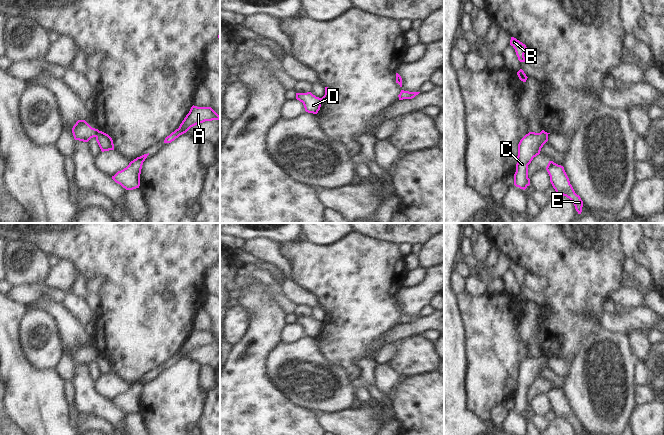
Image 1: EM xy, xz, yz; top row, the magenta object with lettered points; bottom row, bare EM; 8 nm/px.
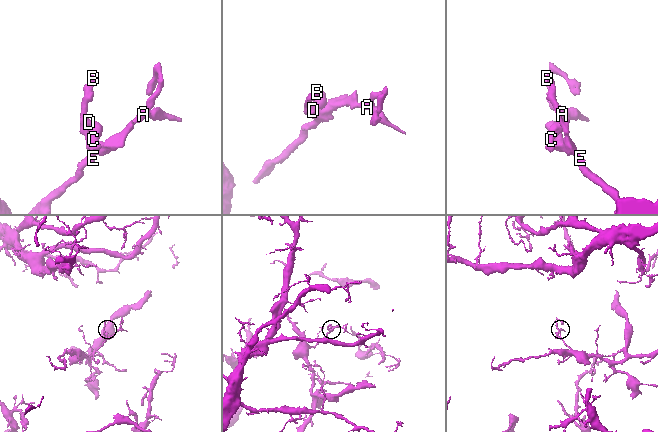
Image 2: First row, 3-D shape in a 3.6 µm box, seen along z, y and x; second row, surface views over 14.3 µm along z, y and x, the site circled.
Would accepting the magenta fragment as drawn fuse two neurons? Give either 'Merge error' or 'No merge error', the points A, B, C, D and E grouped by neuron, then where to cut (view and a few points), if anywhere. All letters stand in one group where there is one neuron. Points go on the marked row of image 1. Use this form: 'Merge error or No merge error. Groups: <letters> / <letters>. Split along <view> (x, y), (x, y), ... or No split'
Merge error. Groups: A B D E / C. Split along xy (98, 130), (95, 136)

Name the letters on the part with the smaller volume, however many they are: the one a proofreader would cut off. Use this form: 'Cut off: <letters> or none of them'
Cut off: C

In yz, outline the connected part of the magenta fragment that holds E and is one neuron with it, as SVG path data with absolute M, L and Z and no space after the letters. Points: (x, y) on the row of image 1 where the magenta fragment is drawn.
M549 161L546 170L550 176L550 182L555 189L556 194L569 198L574 204L578 214L581 214L583 201L580 196L575 193L564 167L554 163L553 161Z

